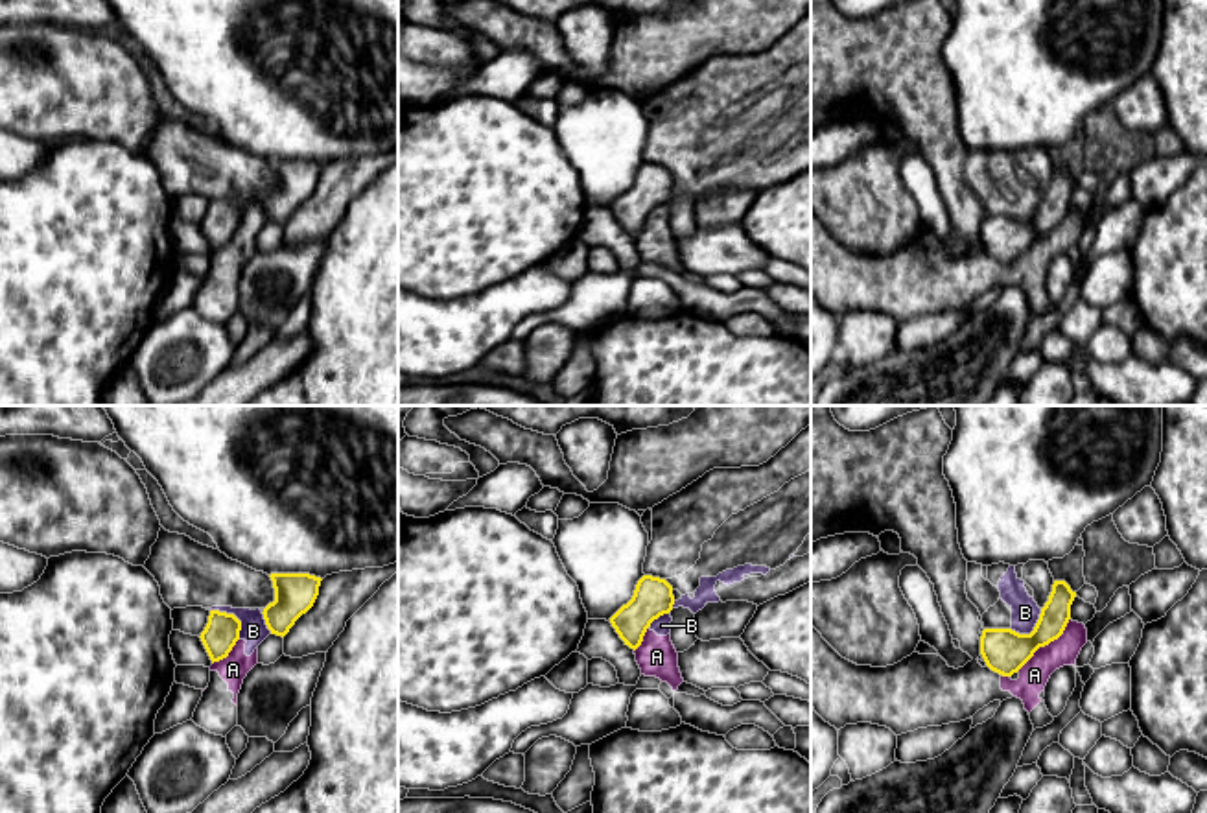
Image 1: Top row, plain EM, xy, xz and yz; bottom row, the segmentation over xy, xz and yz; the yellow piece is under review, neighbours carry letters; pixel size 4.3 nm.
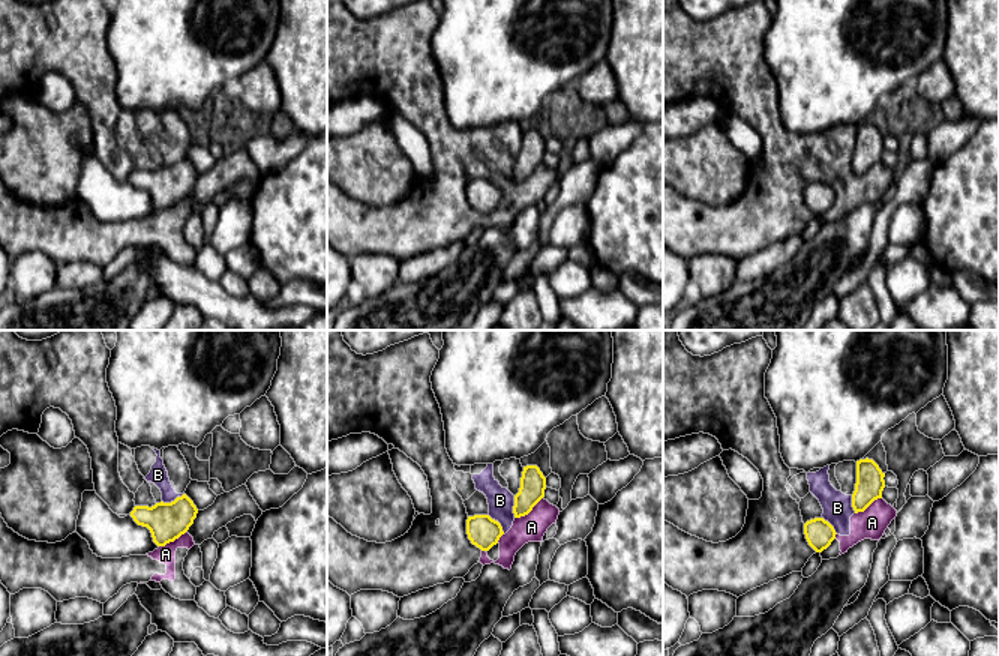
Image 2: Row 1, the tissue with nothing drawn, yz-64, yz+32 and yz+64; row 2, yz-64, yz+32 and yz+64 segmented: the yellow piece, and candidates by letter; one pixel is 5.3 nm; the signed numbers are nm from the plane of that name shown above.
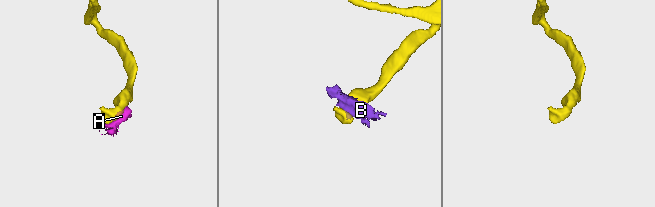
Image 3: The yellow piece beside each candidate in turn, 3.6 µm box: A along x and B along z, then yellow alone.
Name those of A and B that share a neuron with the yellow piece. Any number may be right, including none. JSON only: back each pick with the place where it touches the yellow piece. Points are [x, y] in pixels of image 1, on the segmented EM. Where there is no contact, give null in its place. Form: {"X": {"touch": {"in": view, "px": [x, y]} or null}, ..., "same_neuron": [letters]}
{"same_neuron": []}

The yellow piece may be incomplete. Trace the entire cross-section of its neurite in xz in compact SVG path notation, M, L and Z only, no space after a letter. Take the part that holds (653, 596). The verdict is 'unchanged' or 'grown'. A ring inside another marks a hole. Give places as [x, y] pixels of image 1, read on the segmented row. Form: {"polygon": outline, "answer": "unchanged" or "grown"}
{"polygon": "M643 575L632 599L610 618L610 623L625 645L636 651L650 623L669 614L673 605L673 586L665 579Z", "answer": "unchanged"}

